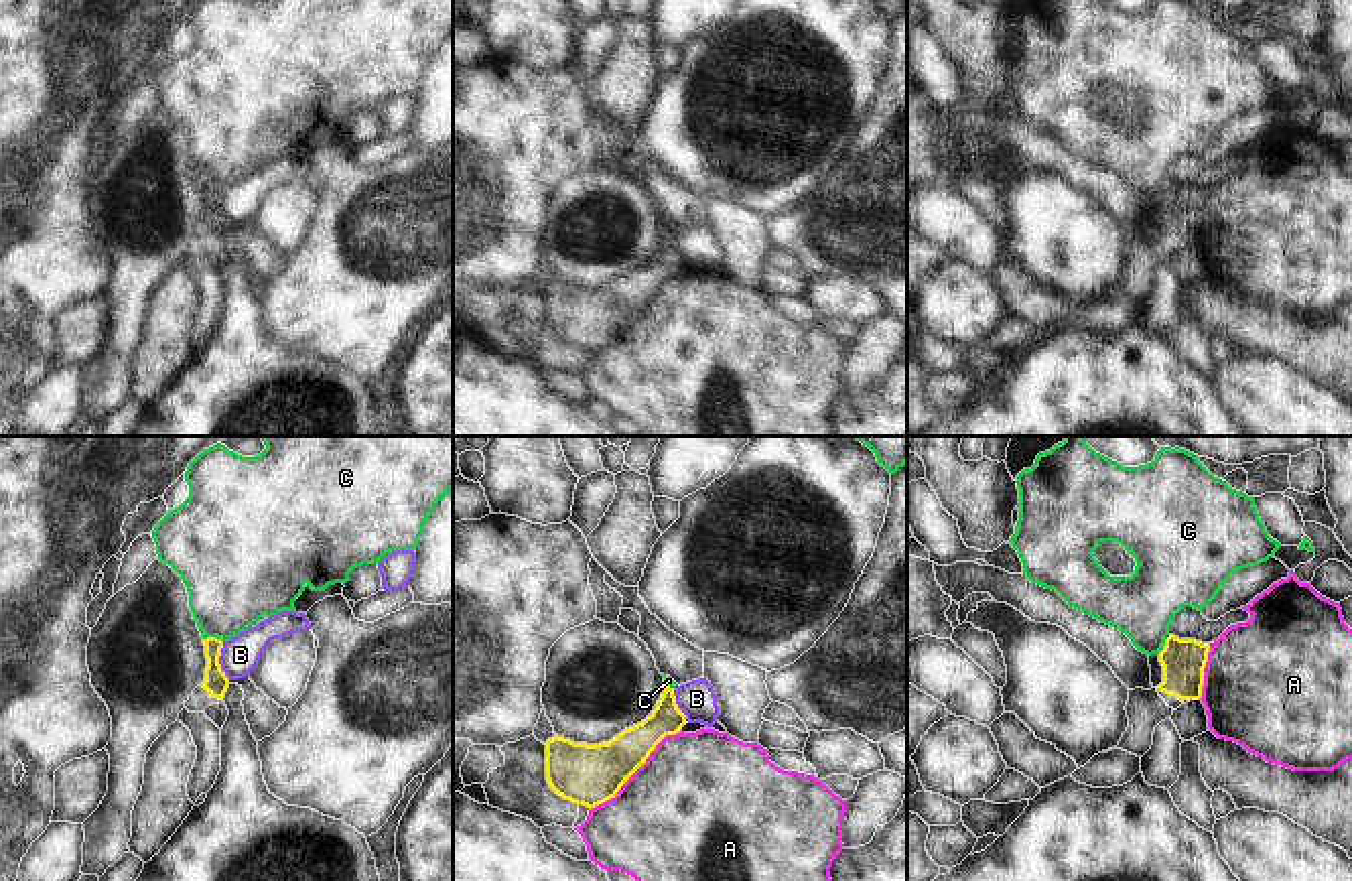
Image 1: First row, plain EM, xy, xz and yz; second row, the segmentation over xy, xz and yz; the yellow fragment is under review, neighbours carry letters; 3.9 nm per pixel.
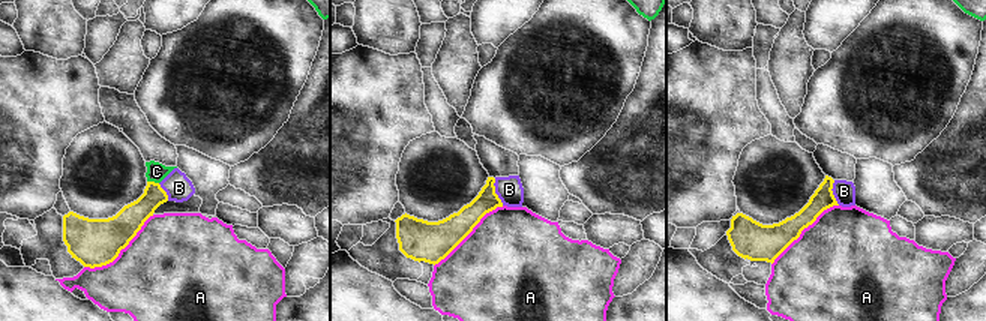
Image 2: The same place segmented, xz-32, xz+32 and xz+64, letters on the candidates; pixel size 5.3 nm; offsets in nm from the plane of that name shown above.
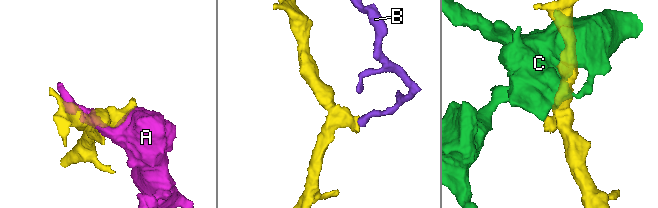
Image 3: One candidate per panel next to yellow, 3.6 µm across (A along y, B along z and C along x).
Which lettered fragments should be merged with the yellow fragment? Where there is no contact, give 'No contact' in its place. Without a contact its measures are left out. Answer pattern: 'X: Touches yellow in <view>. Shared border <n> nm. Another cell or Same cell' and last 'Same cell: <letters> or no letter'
A: Touches yellow in xz. Shared border 480 nm. Another cell
B: Touches yellow in xy. Shared border 160 nm. Another cell
C: Touches yellow in xy. Shared border 80 nm. Another cell
Same cell: no letter

